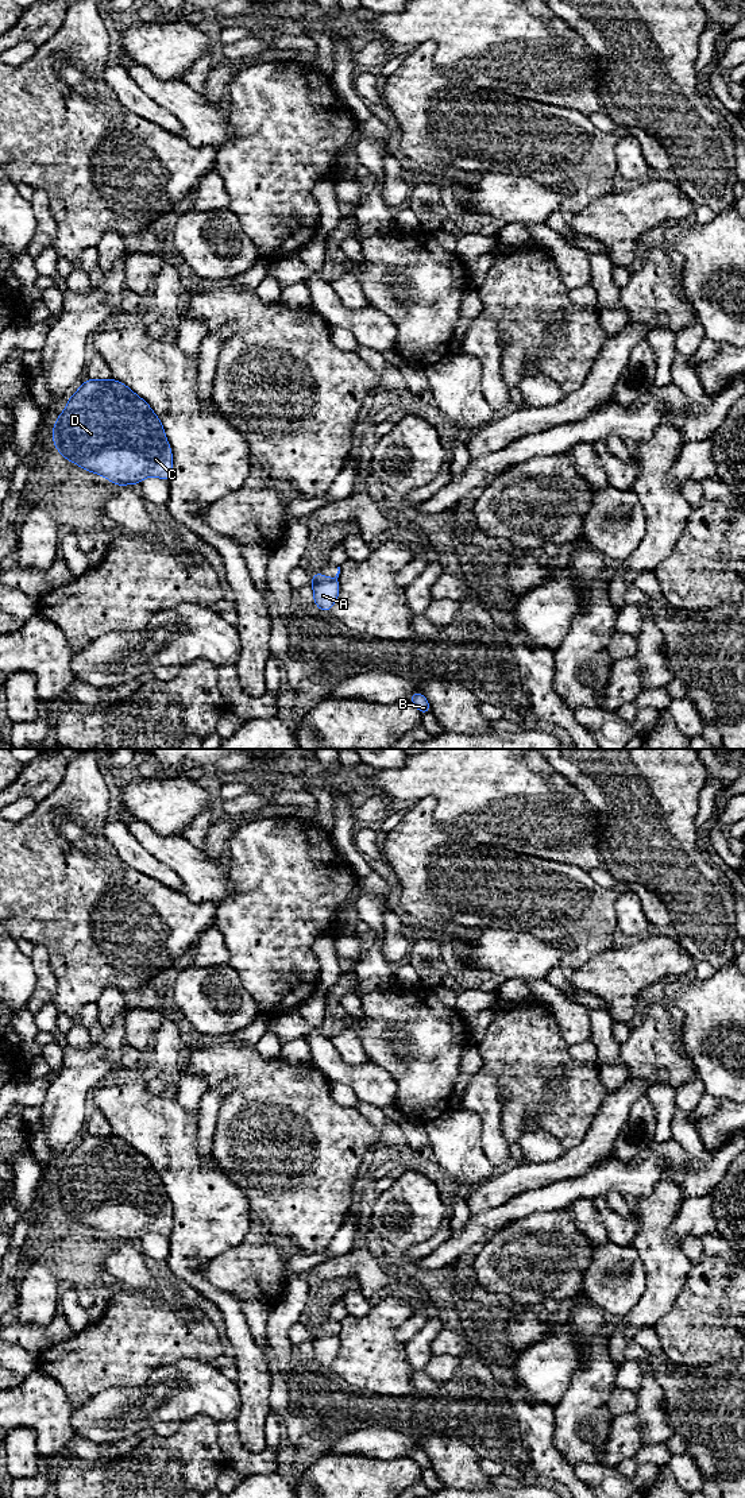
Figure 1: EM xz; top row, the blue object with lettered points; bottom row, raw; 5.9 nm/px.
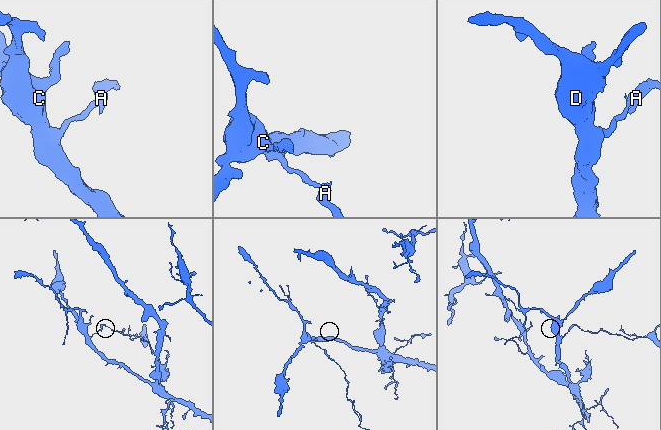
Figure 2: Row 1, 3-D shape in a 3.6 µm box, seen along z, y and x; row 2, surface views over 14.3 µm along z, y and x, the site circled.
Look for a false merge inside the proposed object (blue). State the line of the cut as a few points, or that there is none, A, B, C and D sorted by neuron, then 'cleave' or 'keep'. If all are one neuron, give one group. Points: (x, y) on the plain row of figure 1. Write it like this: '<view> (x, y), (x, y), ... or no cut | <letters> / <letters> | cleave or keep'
xz (325, 1334), (312, 1340) | A B / C D | cleave

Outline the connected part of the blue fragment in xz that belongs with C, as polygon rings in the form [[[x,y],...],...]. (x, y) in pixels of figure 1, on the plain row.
[[[113,1134],[82,1138],[57,1173],[51,1194],[65,1215],[117,1243],[139,1240],[146,1232],[169,1238],[173,1229],[173,1208],[161,1175],[143,1154]]]

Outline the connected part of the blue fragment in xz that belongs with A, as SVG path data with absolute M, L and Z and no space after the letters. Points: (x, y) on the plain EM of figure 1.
M328 1333L323 1337L313 1339L312 1344L316 1363L324 1368L329 1368L339 1352L339 1336L335 1333Z

